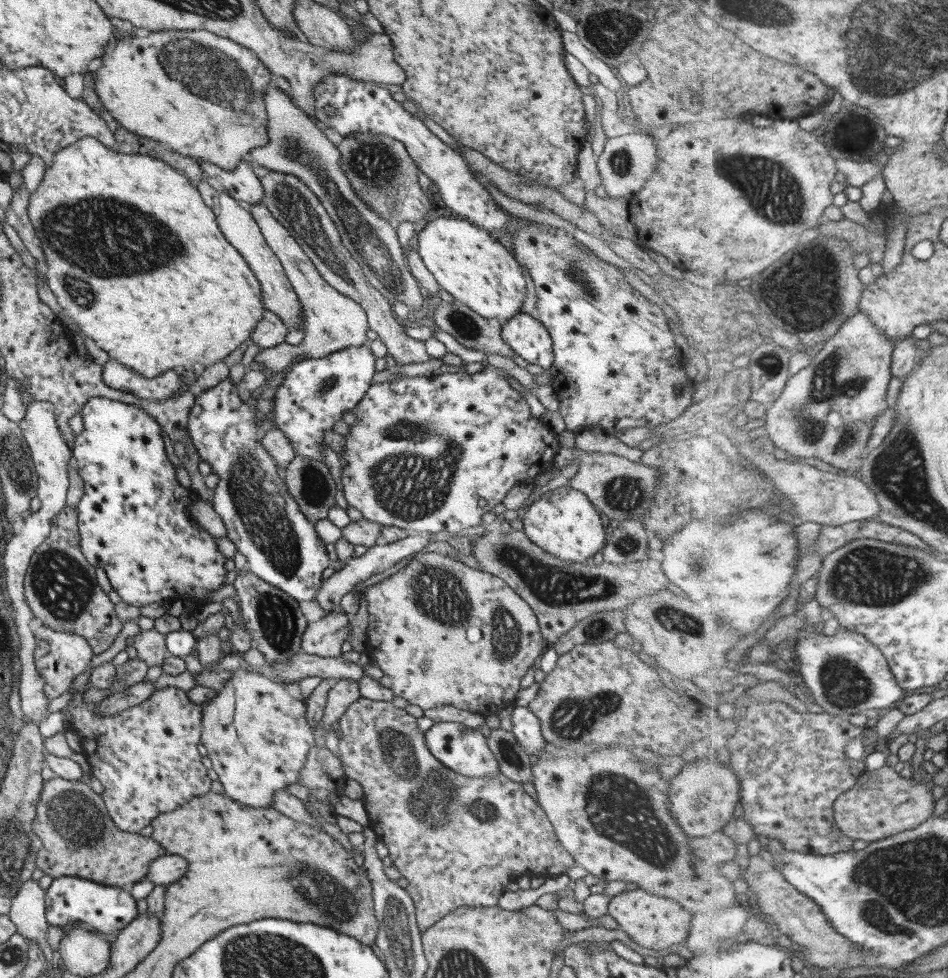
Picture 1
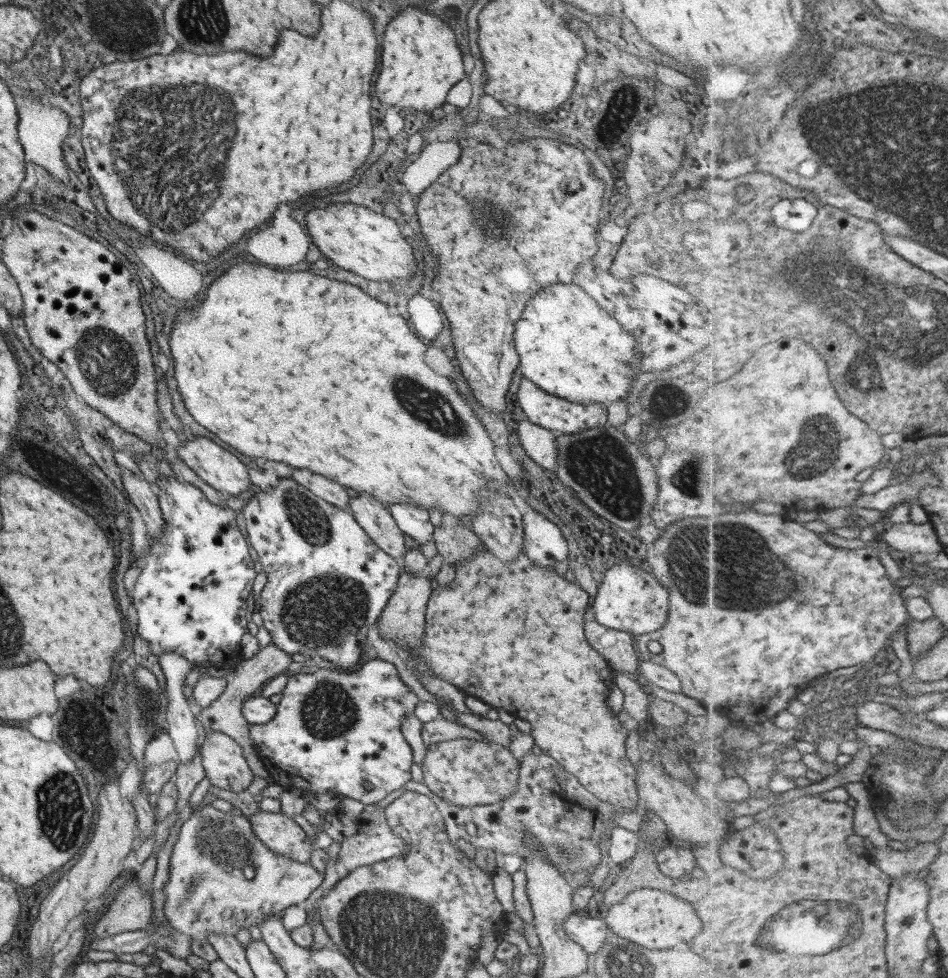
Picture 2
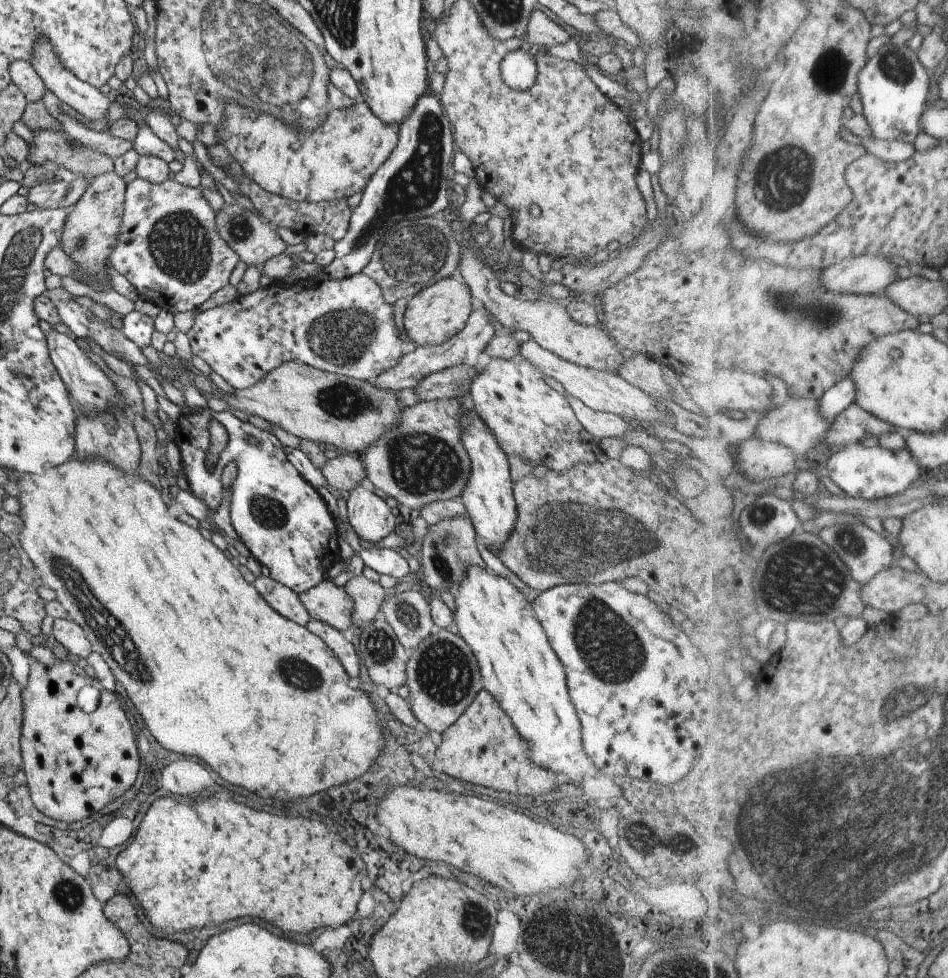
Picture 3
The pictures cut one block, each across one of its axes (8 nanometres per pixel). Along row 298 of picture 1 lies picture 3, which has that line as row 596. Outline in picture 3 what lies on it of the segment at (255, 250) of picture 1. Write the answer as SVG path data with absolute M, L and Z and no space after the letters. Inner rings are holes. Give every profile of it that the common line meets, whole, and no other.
M271 577L256 578L252 583L263 600L283 618L304 627L310 620L309 613L299 600L298 594Z

